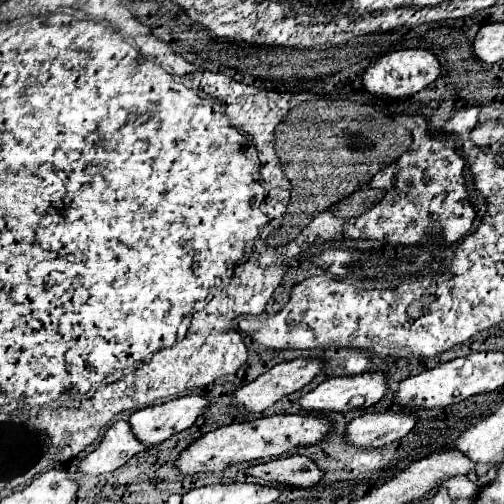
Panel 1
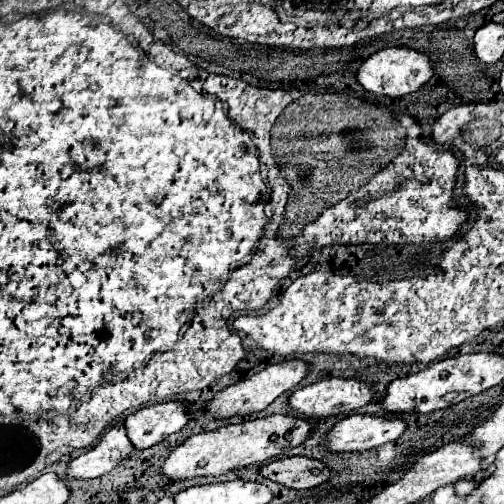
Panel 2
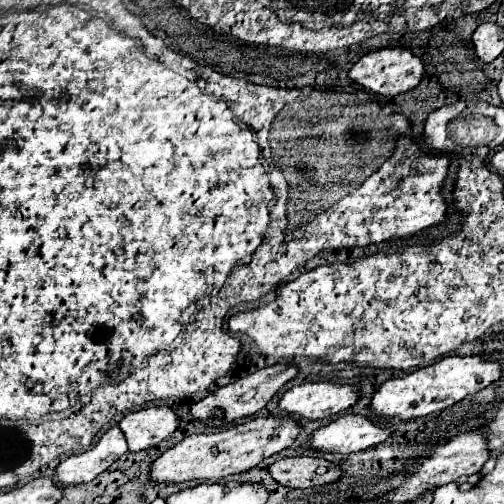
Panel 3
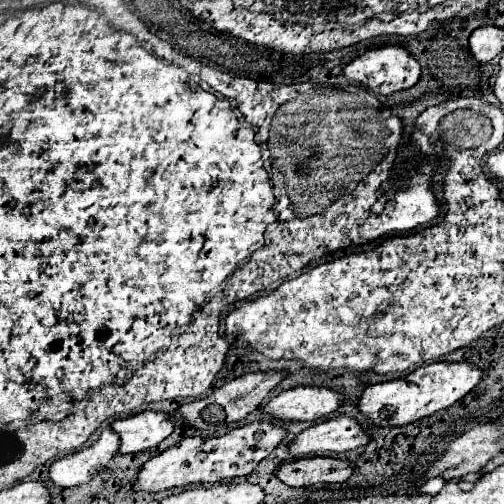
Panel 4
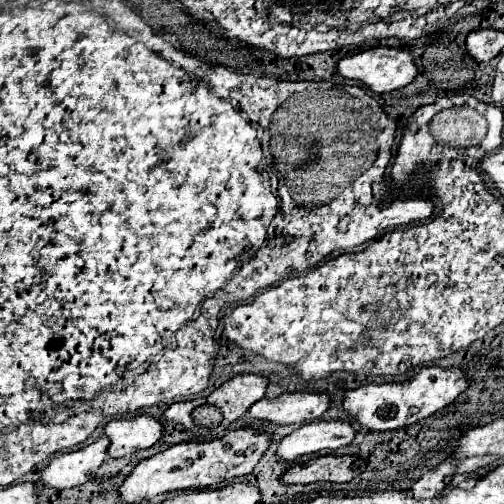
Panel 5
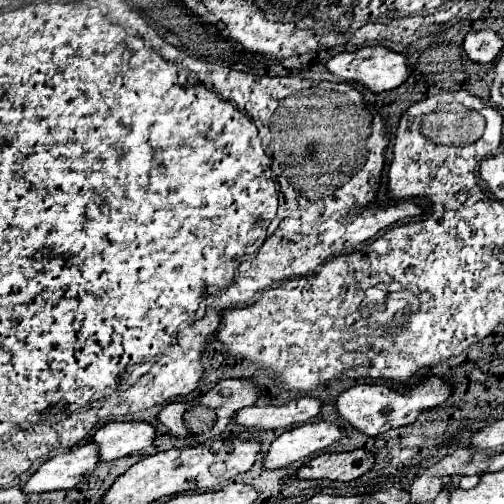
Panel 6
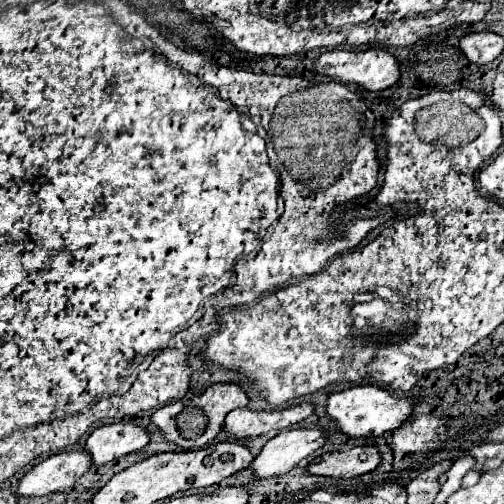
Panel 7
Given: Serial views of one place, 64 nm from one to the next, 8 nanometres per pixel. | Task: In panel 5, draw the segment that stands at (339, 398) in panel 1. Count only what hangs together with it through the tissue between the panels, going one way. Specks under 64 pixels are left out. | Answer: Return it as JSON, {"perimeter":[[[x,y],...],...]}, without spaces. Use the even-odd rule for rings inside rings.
{"perimeter":[[[296,390],[284,392],[276,398],[262,398],[248,410],[248,416],[268,420],[274,424],[304,424],[320,418],[328,408],[328,394]]]}

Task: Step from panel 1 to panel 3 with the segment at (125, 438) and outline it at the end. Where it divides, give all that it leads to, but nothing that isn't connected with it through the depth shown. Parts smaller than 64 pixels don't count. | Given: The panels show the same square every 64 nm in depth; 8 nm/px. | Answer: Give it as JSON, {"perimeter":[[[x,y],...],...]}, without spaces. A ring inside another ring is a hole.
{"perimeter":[[[112,426],[102,434],[96,446],[92,446],[82,454],[62,460],[56,470],[56,476],[62,484],[92,482],[98,474],[108,470],[126,452],[128,444],[122,430],[118,426]]]}

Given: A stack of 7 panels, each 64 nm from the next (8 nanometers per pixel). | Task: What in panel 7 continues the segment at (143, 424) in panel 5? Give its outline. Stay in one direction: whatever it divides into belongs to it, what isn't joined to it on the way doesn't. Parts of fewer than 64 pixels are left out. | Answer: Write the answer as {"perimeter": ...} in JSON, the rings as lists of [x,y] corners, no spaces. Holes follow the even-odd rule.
{"perimeter":[[[118,422],[96,428],[86,442],[86,450],[92,454],[94,464],[102,466],[120,456],[142,450],[148,442],[150,436],[146,428],[132,422]]]}

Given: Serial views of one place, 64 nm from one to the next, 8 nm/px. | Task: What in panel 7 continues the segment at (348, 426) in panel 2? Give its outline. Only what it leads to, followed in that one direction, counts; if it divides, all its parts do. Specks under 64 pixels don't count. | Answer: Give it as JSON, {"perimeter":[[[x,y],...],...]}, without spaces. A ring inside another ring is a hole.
{"perimeter":[[[320,426],[282,430],[266,442],[262,452],[254,458],[252,470],[258,478],[274,478],[290,472],[302,458],[326,444],[326,430]]]}

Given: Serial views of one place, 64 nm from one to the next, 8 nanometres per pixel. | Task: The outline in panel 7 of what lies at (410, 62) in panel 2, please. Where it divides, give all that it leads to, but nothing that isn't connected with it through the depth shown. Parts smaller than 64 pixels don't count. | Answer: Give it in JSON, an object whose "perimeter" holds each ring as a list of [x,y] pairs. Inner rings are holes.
{"perimeter":[[[368,48],[368,50],[358,50],[358,52],[346,52],[346,50],[334,50],[334,52],[324,52],[320,58],[314,62],[314,70],[338,80],[338,82],[354,82],[364,86],[366,90],[386,90],[394,86],[400,80],[400,66],[398,60],[386,52],[384,48]]]}

